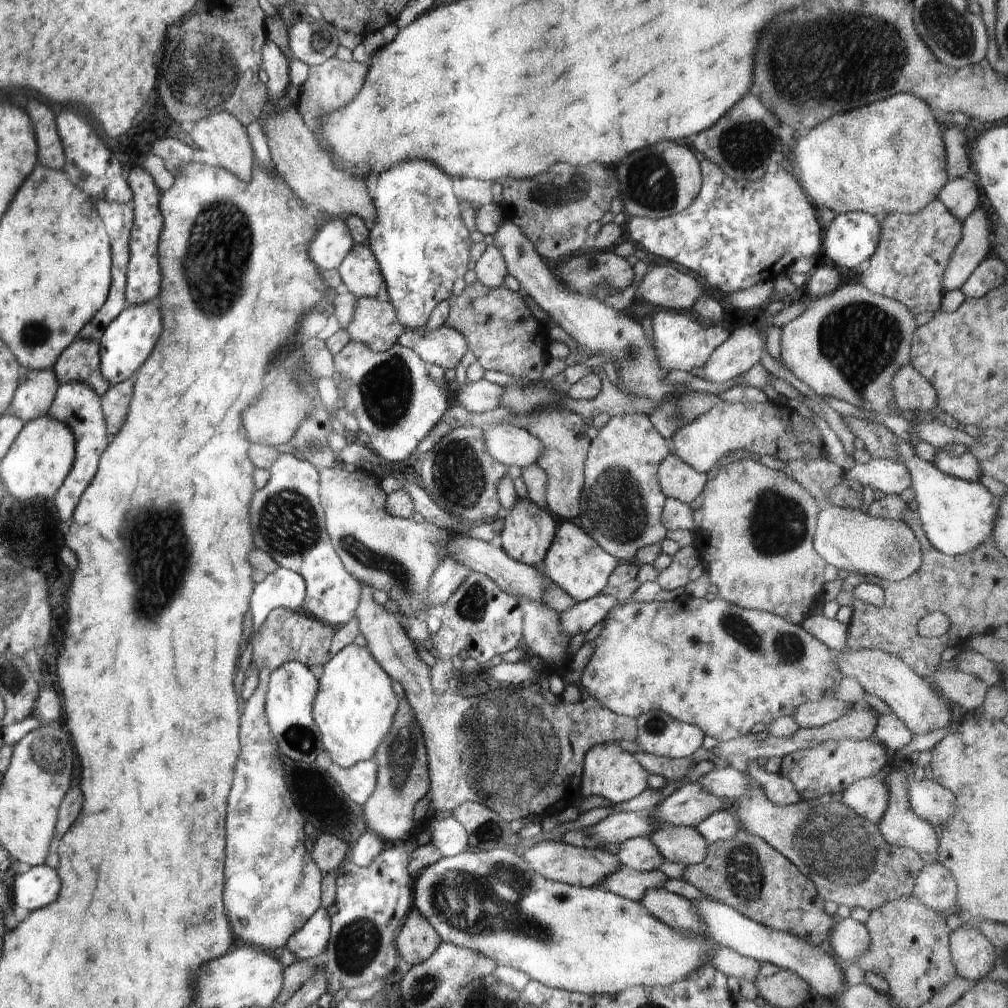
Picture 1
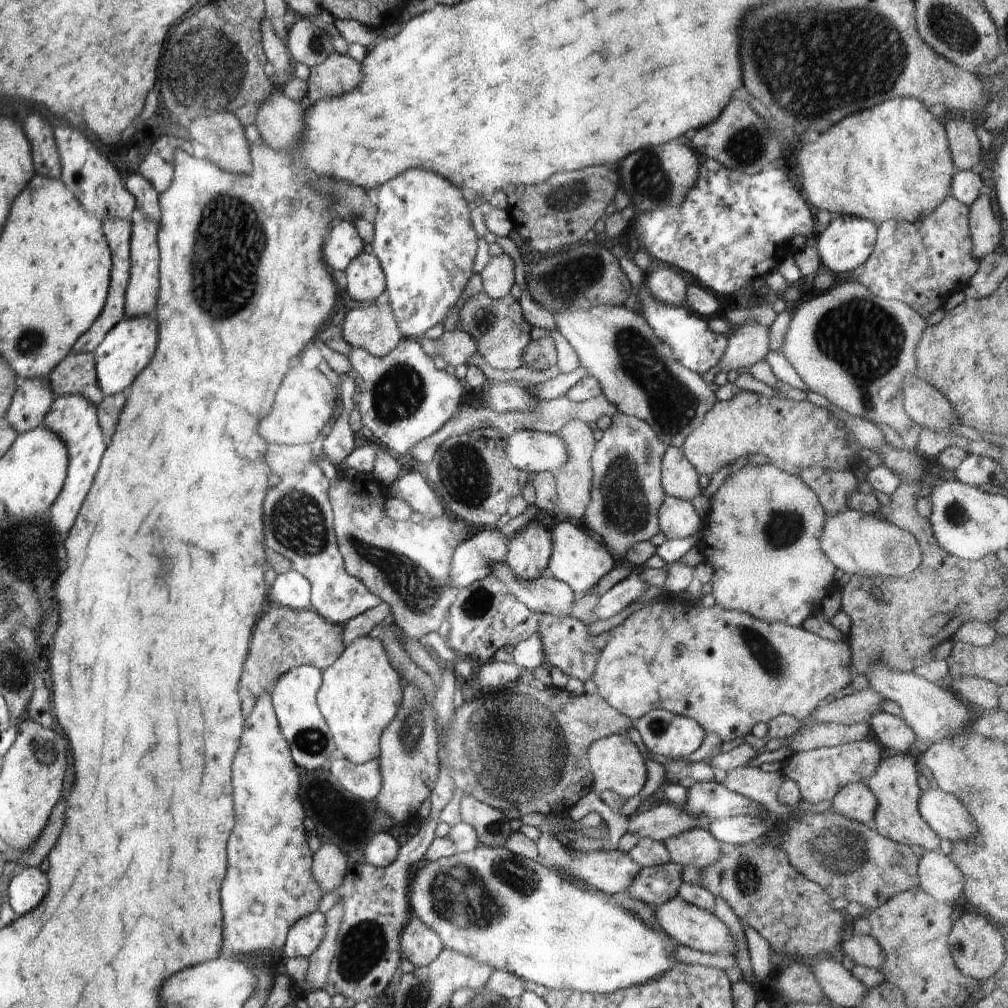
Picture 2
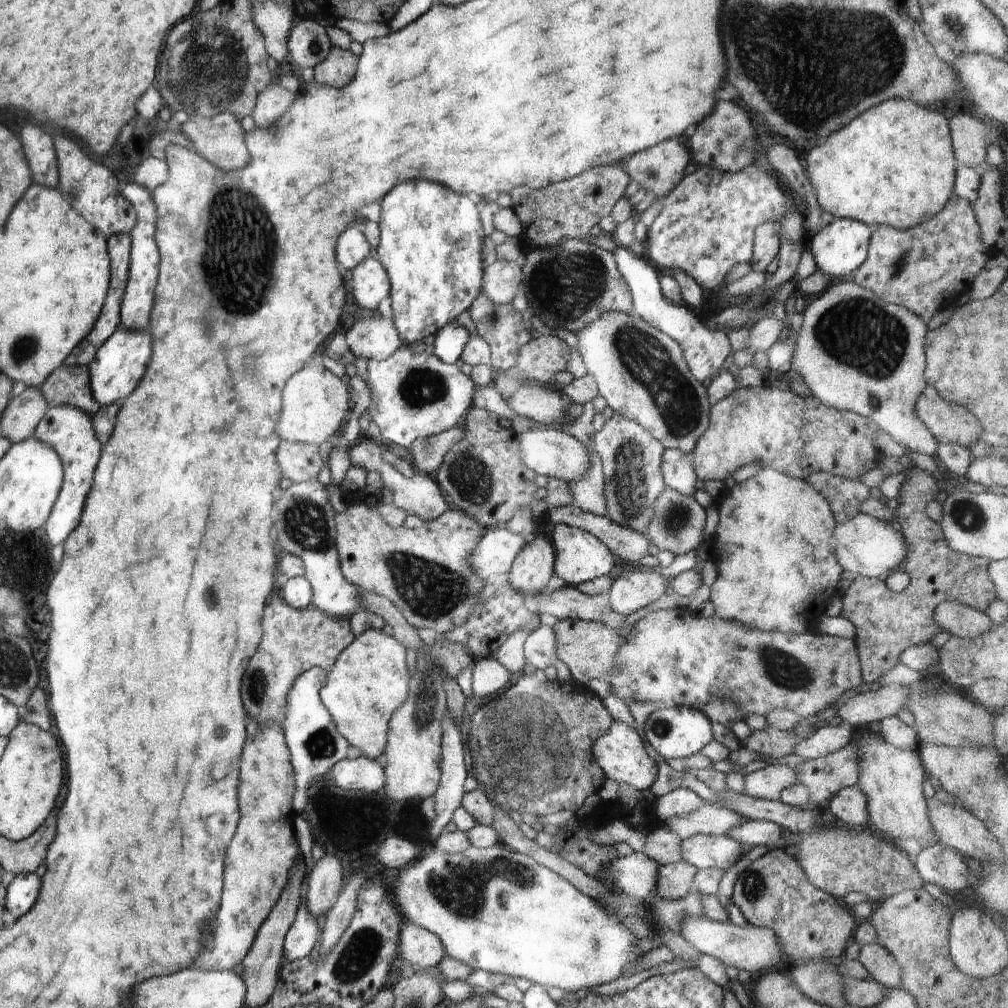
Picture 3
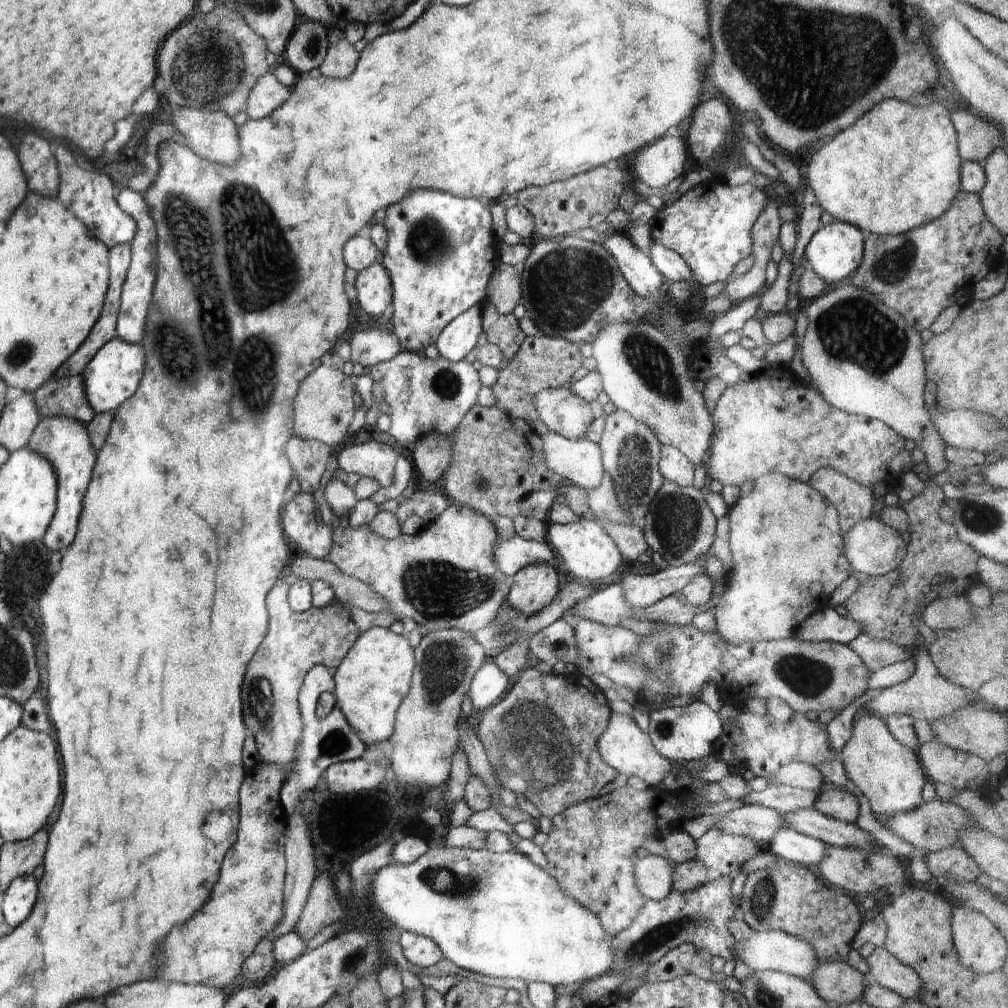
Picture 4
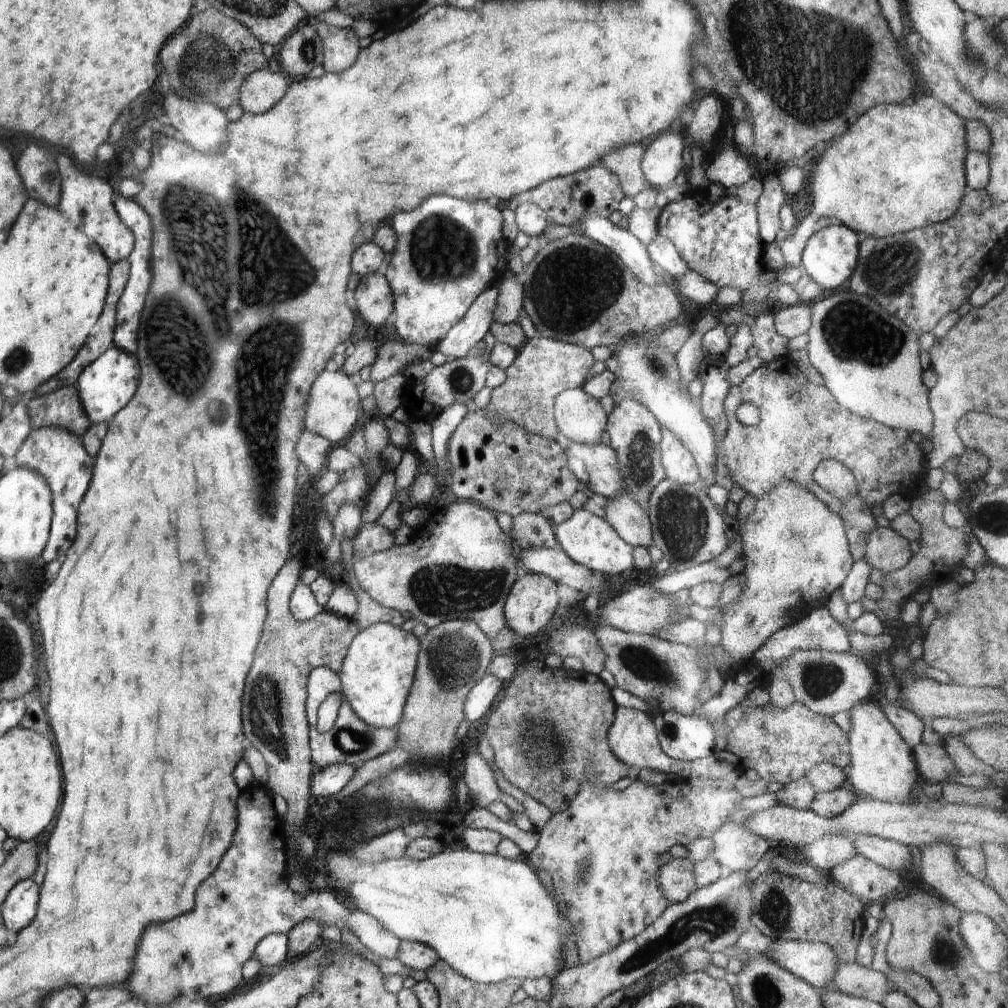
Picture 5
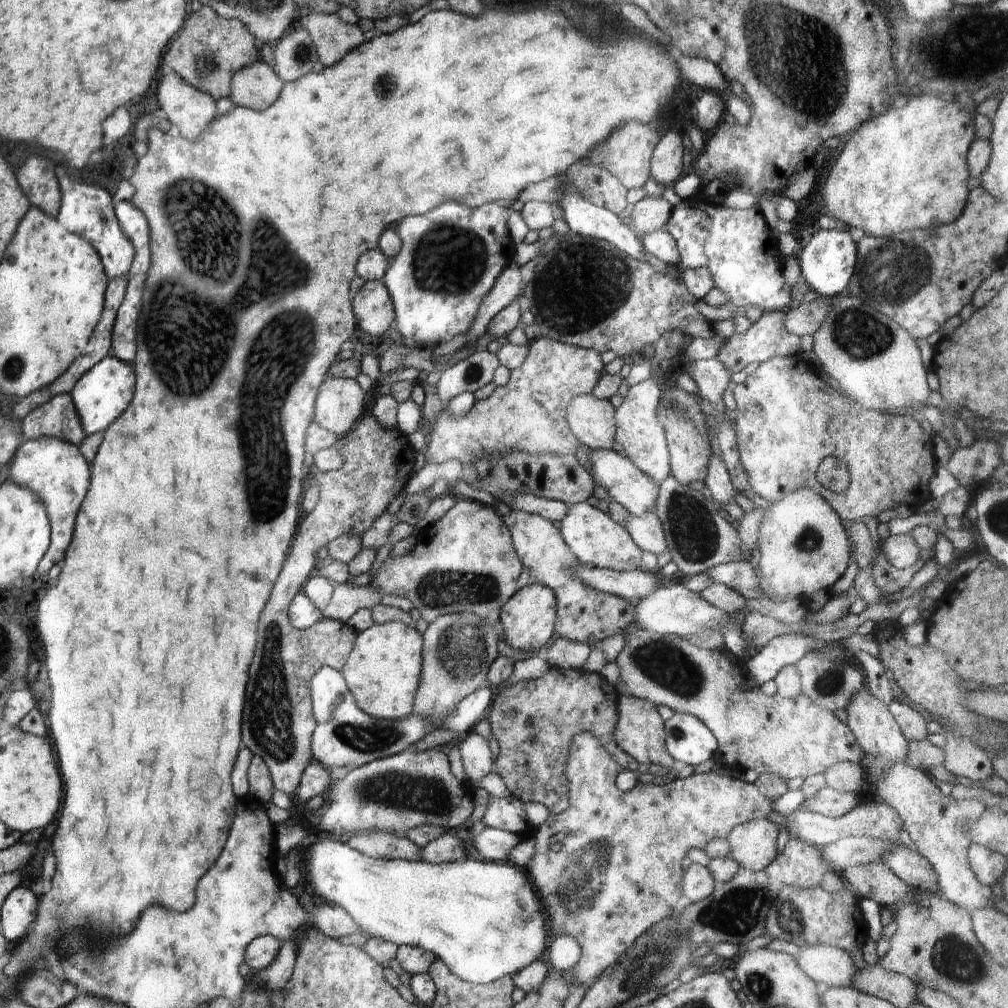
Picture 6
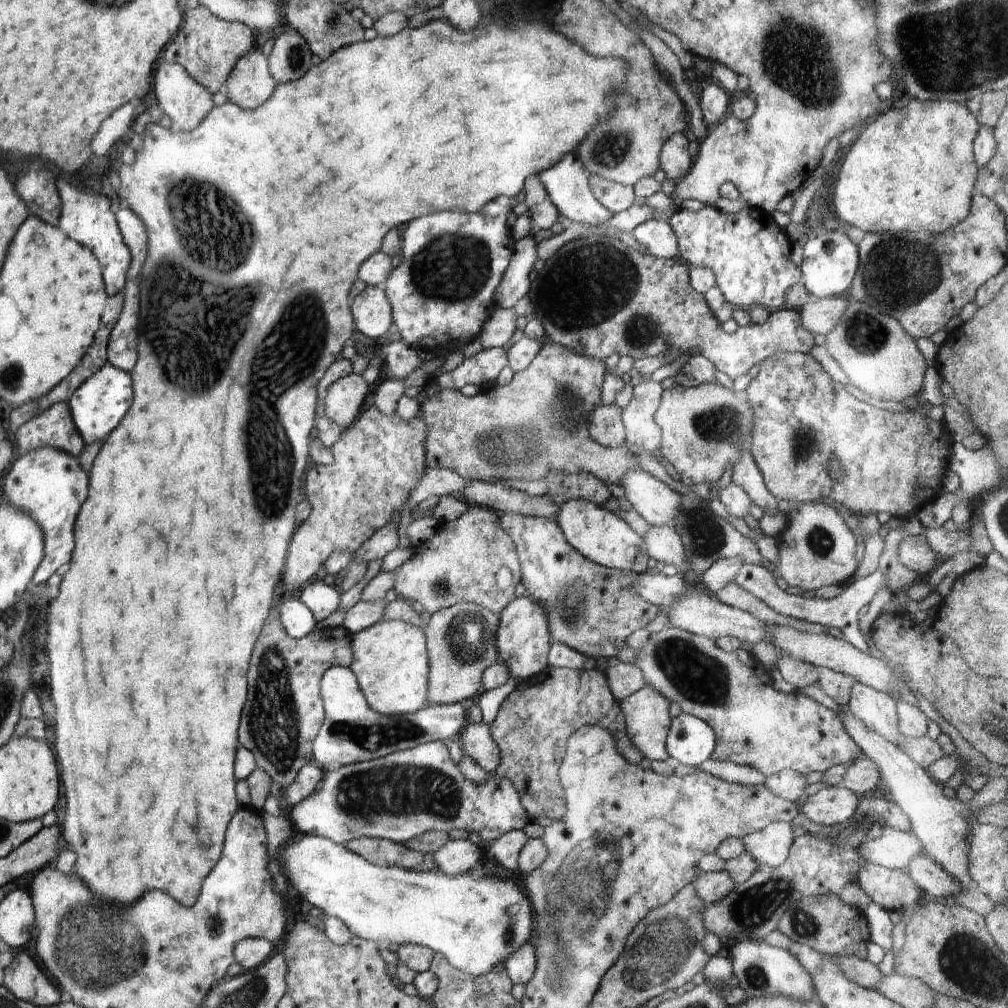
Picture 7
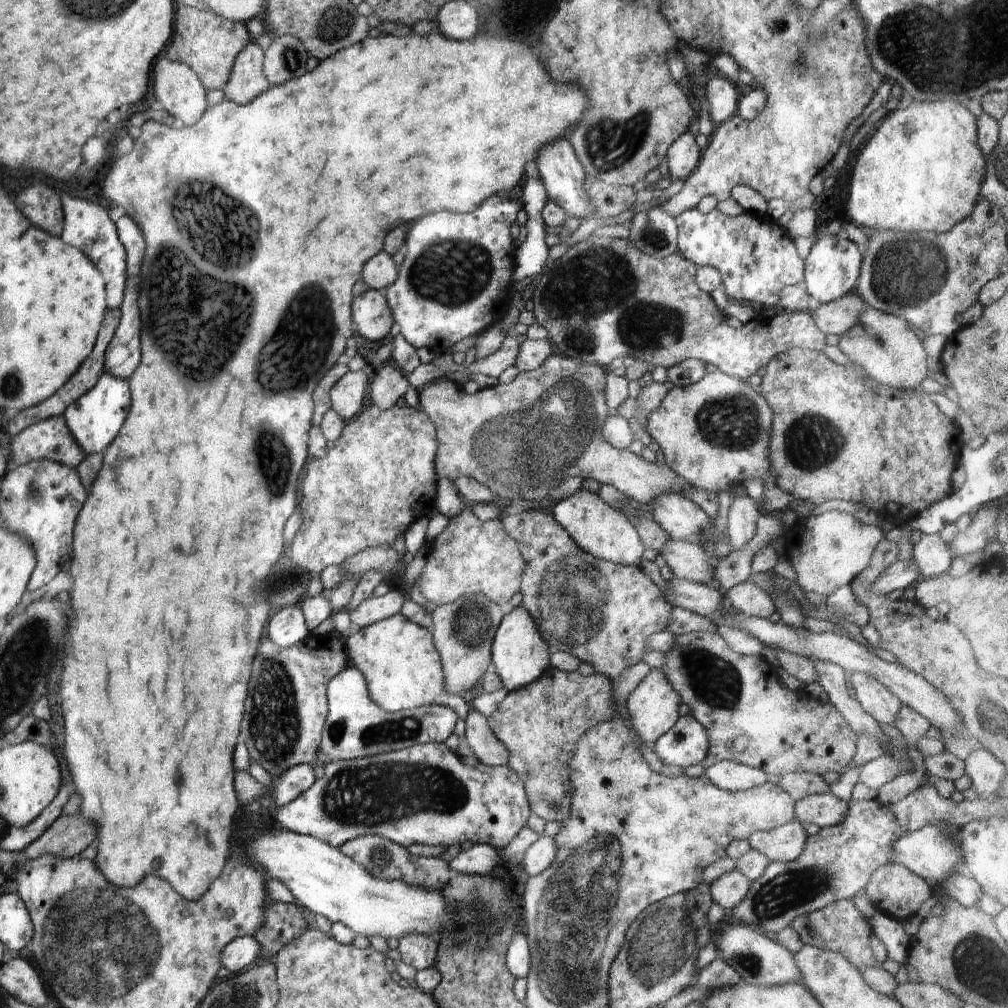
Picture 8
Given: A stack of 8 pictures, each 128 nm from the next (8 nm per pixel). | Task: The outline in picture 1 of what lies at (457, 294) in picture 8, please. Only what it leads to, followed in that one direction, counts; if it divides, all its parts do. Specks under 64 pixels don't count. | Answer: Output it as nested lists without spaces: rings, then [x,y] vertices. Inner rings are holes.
[[[412,160],[412,162],[400,162],[398,166],[390,168],[388,172],[380,174],[378,176],[378,182],[376,184],[371,183],[371,195],[375,207],[377,208],[377,222],[374,227],[369,230],[368,247],[376,258],[376,262],[380,266],[380,272],[382,274],[384,282],[388,286],[388,294],[390,295],[390,302],[394,306],[396,317],[404,329],[408,328],[425,328],[430,317],[430,314],[438,304],[442,301],[448,300],[451,295],[461,285],[464,274],[469,270],[469,263],[471,262],[470,248],[474,244],[469,238],[470,232],[466,227],[466,224],[462,221],[463,208],[459,206],[459,200],[454,195],[452,190],[451,178],[446,176],[442,170],[438,170],[434,164],[428,164],[428,162],[422,162],[422,160]]]

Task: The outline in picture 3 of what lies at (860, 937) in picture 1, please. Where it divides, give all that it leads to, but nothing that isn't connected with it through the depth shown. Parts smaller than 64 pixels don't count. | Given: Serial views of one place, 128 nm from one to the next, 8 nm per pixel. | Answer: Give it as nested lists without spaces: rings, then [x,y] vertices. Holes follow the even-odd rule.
[[[878,942],[861,945],[857,959],[881,985],[890,989],[900,988],[902,969],[892,954]]]

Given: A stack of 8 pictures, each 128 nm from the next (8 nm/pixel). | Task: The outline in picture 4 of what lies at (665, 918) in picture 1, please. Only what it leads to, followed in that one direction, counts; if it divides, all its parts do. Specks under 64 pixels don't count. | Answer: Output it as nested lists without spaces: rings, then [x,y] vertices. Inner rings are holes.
[[[778,930],[753,931],[748,938],[734,942],[734,946],[736,946],[734,956],[754,973],[762,970],[781,971],[809,982],[819,964],[816,952],[812,952],[814,948],[808,942],[798,940],[798,938]]]

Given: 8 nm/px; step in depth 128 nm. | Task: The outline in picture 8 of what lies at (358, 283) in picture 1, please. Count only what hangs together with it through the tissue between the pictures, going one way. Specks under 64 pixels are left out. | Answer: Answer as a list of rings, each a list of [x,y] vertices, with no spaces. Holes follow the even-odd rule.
[[[369,289],[365,294],[354,297],[351,304],[351,313],[354,330],[372,342],[385,339],[386,335],[391,333],[392,326],[395,324],[384,291]]]

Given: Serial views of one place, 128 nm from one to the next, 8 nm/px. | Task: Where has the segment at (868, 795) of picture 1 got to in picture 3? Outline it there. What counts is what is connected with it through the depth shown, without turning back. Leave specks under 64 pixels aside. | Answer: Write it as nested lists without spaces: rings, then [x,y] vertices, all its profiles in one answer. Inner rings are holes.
[[[857,784],[839,790],[829,800],[828,810],[842,822],[870,825],[867,798]]]

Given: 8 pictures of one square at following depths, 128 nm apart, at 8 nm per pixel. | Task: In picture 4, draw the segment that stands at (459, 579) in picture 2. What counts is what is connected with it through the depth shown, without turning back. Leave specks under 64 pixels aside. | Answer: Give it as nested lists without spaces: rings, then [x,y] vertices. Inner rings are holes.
[[[519,535],[511,539],[498,538],[498,546],[494,548],[494,562],[498,570],[506,576],[513,576],[528,564],[542,562],[560,568],[558,557],[548,544],[525,540]]]

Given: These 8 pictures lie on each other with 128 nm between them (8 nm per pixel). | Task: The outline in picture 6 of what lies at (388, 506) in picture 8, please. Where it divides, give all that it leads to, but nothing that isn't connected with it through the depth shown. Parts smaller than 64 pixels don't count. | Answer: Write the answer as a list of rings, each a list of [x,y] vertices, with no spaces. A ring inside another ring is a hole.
[[[371,413],[359,420],[346,436],[338,438],[334,448],[342,455],[343,463],[336,470],[316,472],[315,484],[319,490],[319,499],[312,512],[299,521],[298,532],[293,537],[288,558],[282,566],[282,572],[274,584],[270,600],[260,614],[258,624],[258,644],[254,662],[250,666],[250,678],[246,686],[246,704],[242,712],[242,744],[250,748],[254,755],[262,757],[268,765],[271,779],[276,790],[282,790],[294,799],[295,790],[304,769],[314,762],[311,751],[311,738],[317,727],[311,701],[311,680],[318,669],[326,666],[341,667],[349,657],[355,645],[357,633],[348,623],[322,617],[306,630],[295,629],[289,621],[288,609],[294,595],[302,590],[310,573],[314,570],[314,555],[334,539],[343,534],[361,537],[386,511],[390,502],[405,490],[415,468],[415,450],[400,429],[383,427]]]

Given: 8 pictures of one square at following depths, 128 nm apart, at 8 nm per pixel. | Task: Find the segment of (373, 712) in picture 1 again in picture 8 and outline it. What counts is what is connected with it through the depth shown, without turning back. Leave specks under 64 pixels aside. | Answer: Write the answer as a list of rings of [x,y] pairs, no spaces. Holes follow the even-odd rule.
[[[399,613],[362,629],[354,629],[347,639],[347,654],[364,680],[370,700],[384,712],[396,713],[420,706],[447,705],[460,720],[466,720],[468,704],[444,688],[440,656],[434,648],[432,634]]]

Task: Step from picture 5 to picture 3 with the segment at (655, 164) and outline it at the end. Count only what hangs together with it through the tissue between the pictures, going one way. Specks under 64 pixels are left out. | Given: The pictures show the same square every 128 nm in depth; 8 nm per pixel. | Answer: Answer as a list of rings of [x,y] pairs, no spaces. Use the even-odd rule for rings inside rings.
[[[666,140],[662,144],[656,144],[644,152],[638,152],[627,158],[622,164],[624,170],[632,181],[640,184],[640,187],[647,192],[652,192],[657,198],[665,197],[684,176],[685,167],[691,162],[692,157],[678,140]]]

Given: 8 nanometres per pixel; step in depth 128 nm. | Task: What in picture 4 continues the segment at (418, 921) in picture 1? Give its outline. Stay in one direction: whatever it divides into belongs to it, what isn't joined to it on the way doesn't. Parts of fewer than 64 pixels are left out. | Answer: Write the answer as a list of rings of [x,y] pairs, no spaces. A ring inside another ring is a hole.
[[[404,930],[400,931],[398,942],[406,960],[420,969],[438,964],[443,958],[438,946],[426,936]]]

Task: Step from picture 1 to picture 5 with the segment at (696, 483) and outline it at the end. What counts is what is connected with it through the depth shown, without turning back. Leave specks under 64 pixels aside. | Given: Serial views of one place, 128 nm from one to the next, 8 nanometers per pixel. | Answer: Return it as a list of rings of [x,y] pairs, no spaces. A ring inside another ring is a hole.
[[[671,430],[662,432],[659,447],[668,479],[683,485],[693,485],[700,479],[694,455]]]

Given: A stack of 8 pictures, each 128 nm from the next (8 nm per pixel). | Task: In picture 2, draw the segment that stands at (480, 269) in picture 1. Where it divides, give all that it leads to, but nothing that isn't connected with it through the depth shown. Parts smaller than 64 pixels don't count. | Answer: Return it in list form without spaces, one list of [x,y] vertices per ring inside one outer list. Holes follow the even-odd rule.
[[[501,254],[490,258],[490,261],[480,272],[483,292],[488,294],[489,298],[504,298],[506,294],[511,294],[515,285],[515,264],[511,256]]]

